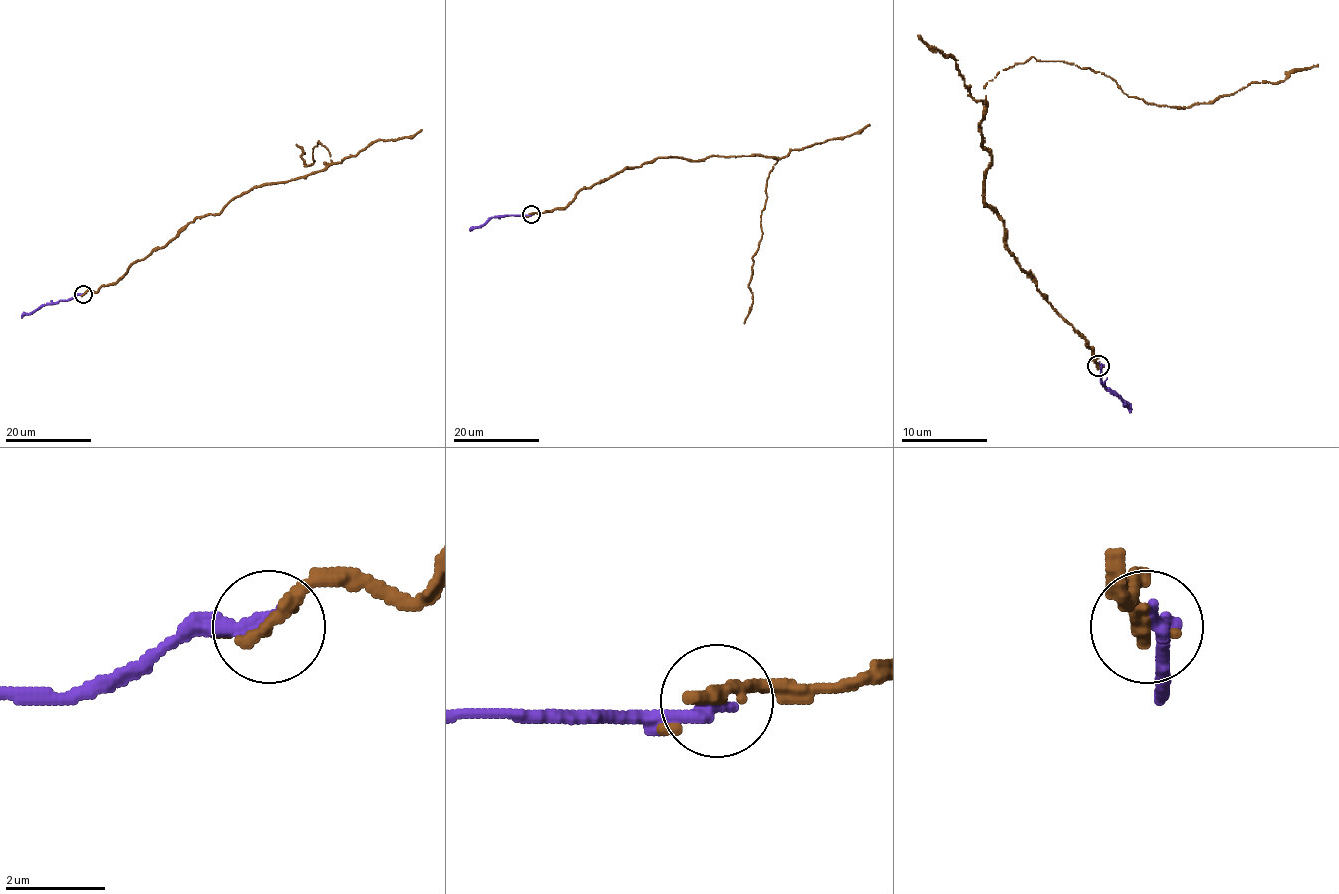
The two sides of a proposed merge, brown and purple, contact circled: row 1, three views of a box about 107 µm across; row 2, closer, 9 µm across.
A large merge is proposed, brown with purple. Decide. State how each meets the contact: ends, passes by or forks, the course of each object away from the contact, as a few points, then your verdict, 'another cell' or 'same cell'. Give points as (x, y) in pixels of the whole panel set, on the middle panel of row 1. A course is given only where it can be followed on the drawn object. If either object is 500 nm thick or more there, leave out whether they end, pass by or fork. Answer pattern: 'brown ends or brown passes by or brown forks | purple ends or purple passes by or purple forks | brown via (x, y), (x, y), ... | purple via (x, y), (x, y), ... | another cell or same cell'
brown passes by | purple ends | brown via (531, 214), (563, 209), (581, 189), (660, 157), (778, 157), (766, 186), (744, 323) | purple via (531, 214), (490, 217), (470, 230) | same cell

